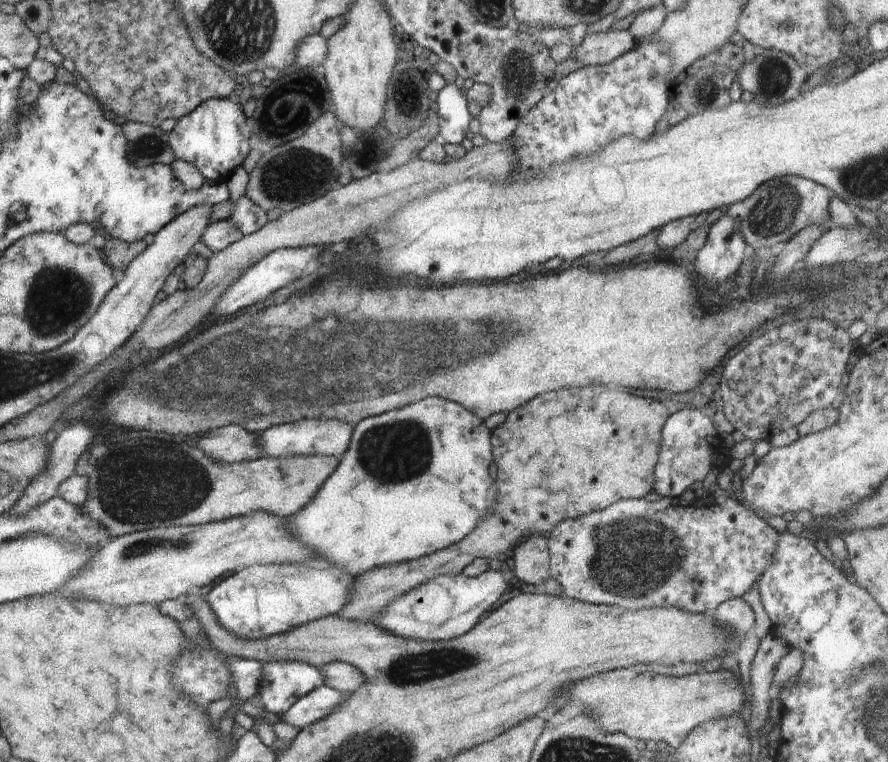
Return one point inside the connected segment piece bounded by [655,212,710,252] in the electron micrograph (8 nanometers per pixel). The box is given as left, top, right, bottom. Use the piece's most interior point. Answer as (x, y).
(674, 233)

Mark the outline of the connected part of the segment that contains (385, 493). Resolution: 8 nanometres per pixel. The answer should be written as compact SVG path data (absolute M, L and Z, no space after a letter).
M431 396L416 401L414 404L406 405L404 408L390 410L384 414L368 417L355 424L352 438L347 451L339 459L336 470L322 484L314 500L310 500L304 510L296 513L296 516L286 517L286 528L288 532L298 538L302 544L314 548L314 552L330 562L330 565L340 566L346 574L358 577L359 574L388 564L398 564L406 560L414 560L433 552L444 550L447 546L460 542L468 536L474 528L488 518L494 512L496 506L496 483L490 478L490 462L493 460L492 446L490 446L490 430L484 420L480 420L476 414L464 408L461 404L446 400L437 396Z

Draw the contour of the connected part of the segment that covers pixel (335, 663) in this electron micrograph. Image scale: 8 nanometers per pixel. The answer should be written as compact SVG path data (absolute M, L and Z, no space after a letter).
M332 659L328 664L320 664L320 669L324 676L324 685L345 695L354 692L365 682L364 674L358 667L338 659Z

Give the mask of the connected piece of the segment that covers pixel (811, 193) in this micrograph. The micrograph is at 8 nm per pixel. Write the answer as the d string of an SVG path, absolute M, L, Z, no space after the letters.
M784 175L760 184L748 198L731 204L726 214L736 220L748 246L771 247L789 241L803 228L828 220L831 196L832 192L822 184L804 177Z

